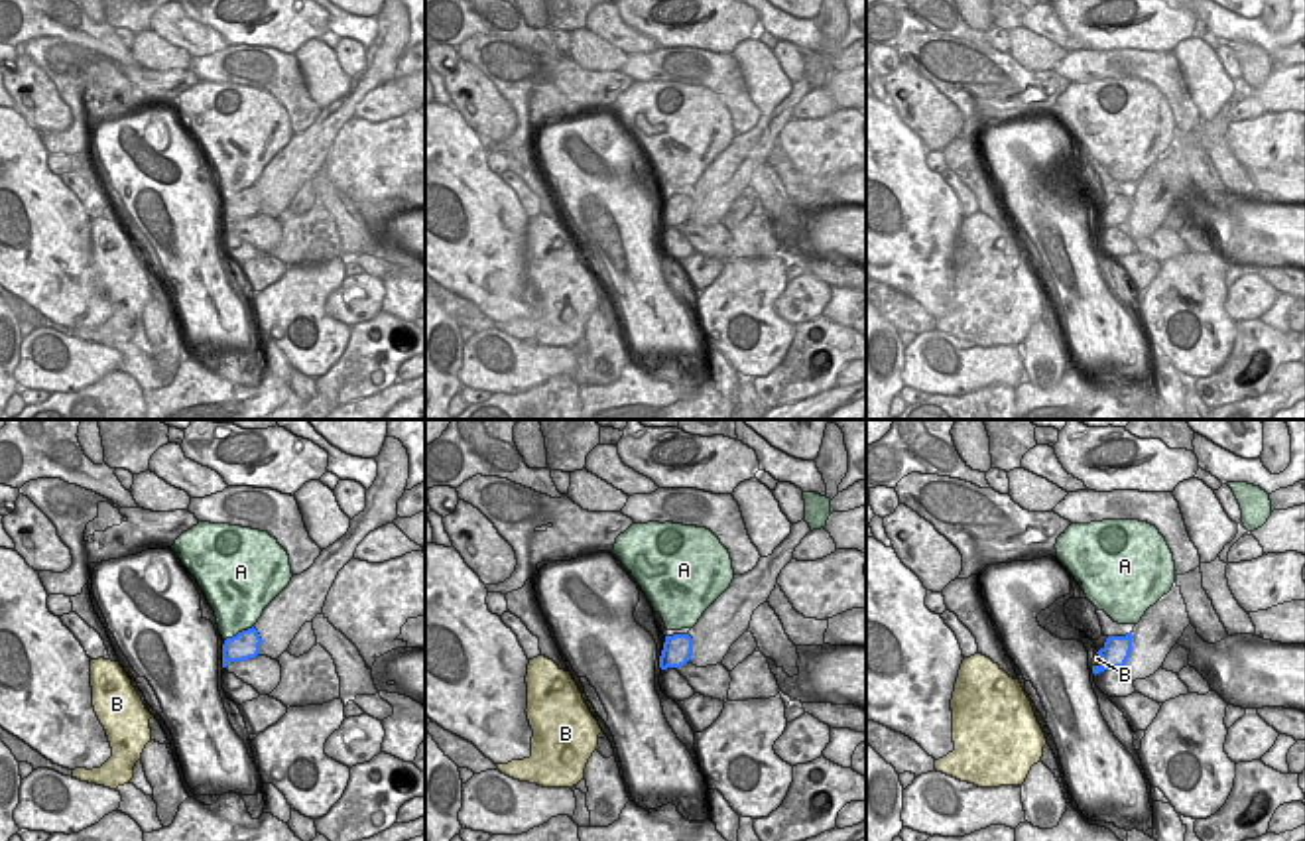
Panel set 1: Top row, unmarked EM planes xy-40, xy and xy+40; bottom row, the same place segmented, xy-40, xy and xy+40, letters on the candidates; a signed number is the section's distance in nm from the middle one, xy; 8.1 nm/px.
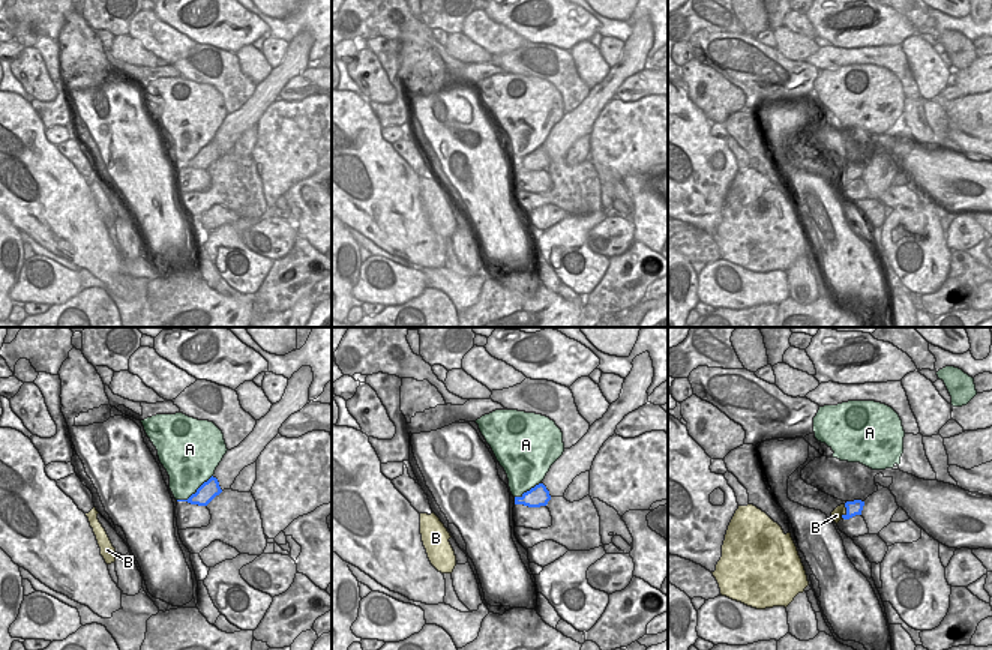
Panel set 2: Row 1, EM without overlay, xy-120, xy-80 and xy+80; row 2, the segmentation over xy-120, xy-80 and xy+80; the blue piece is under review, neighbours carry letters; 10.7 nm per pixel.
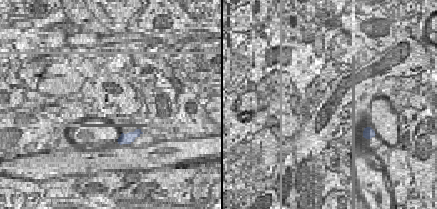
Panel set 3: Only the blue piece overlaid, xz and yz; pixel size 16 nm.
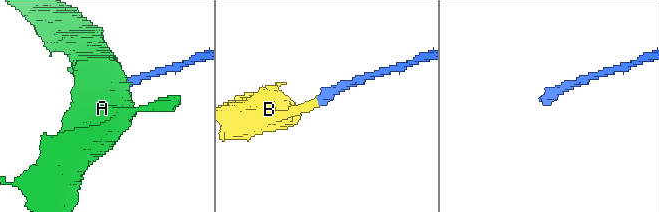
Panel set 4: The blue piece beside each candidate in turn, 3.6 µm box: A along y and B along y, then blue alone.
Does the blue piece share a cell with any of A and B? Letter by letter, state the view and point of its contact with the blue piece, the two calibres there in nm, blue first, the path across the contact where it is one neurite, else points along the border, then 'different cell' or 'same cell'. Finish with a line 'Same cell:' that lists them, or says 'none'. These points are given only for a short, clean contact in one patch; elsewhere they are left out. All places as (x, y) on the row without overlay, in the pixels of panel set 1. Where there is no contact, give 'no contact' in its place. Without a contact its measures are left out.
A: meets blue in xy-40 at (239, 192); 220 nm thick on the blue side, 400 nm on the other; different cell
B: meets blue in xy+40 at (1101, 219); 220 nm thick on the blue side, 60 nm on the other; runs through xy+40 (1117, 209), (1101, 219), (1097, 217); same cell
Same cell: B

